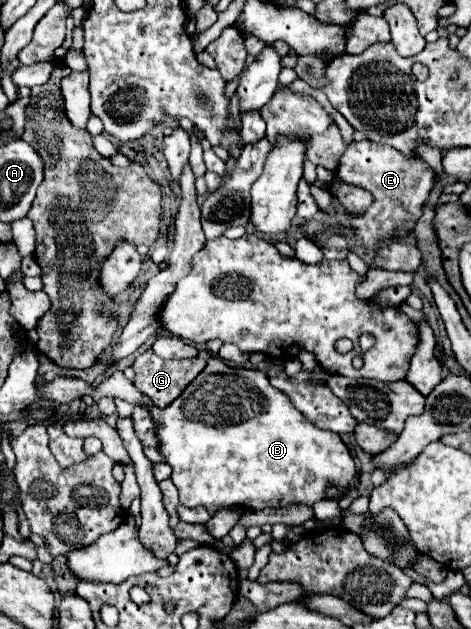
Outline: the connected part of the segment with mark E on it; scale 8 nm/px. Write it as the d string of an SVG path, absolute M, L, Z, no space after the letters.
M372 140L350 142L346 152L340 156L336 176L346 184L366 188L374 196L372 206L364 212L346 212L356 246L362 246L366 250L376 250L380 240L398 238L396 230L400 228L412 234L418 218L422 216L422 206L426 204L430 186L434 182L434 170L422 158L406 160L398 150L386 144L374 144Z

